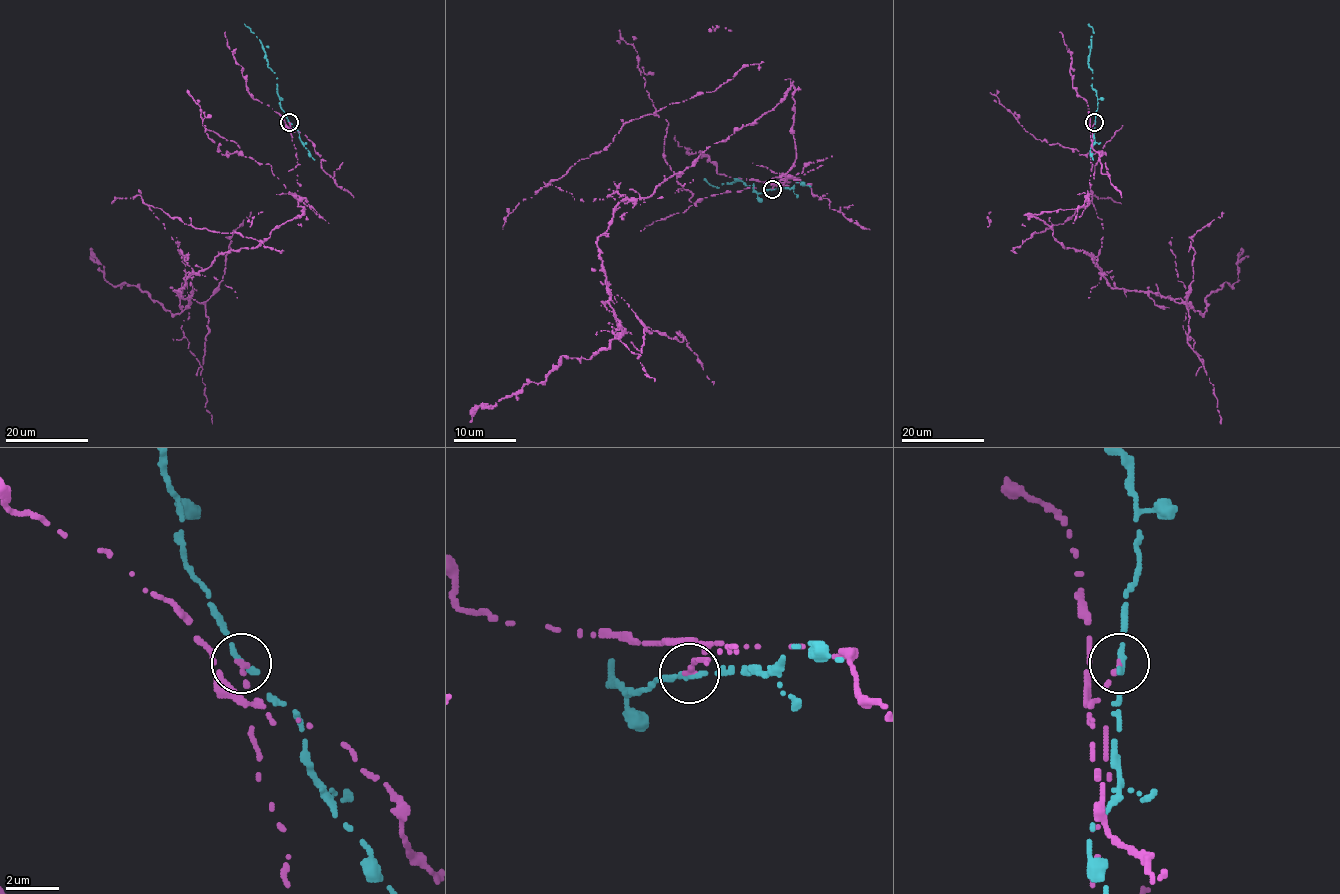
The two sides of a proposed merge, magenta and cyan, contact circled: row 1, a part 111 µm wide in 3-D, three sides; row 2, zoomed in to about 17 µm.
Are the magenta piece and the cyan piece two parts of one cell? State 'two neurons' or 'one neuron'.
two neurons

